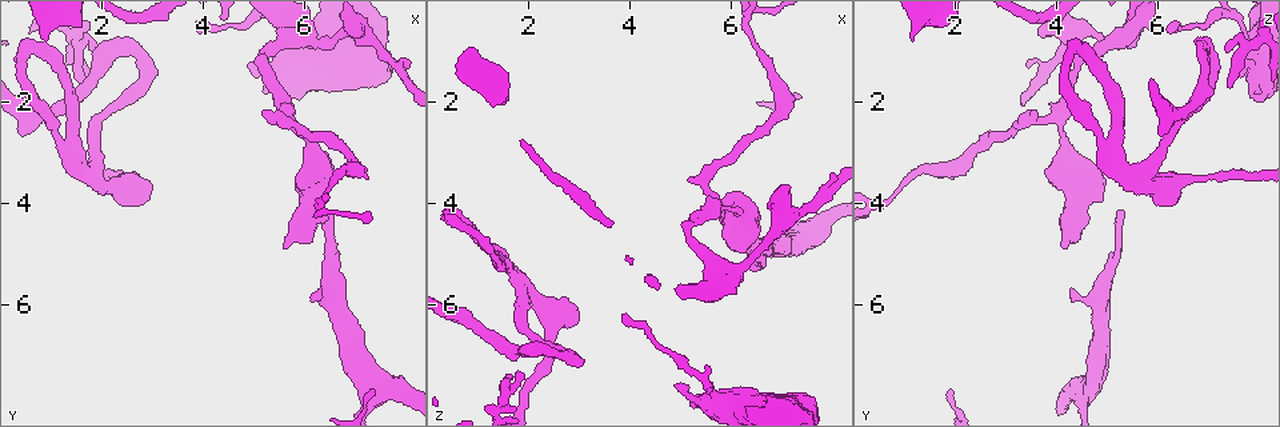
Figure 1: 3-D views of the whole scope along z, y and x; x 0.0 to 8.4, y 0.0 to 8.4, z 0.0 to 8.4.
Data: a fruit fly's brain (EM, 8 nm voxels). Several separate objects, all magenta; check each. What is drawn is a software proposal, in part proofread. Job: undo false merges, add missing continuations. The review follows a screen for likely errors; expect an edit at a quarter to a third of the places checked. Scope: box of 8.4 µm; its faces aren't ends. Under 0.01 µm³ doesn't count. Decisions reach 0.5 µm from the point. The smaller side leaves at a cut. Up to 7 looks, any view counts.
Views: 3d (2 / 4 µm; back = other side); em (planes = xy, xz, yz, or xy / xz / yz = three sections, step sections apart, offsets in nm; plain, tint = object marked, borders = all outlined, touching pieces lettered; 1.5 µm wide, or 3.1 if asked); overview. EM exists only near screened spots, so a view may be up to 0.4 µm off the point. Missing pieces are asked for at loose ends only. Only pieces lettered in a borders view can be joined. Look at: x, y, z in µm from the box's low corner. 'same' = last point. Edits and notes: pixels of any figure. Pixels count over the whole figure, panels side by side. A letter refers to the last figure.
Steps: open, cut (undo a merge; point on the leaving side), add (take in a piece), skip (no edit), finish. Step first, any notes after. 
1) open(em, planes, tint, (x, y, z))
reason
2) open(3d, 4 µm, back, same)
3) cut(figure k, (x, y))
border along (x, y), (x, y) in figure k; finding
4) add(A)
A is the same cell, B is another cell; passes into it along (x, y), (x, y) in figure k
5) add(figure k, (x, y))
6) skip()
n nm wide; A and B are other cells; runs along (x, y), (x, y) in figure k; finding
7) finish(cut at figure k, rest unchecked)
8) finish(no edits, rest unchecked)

open(em, yz, step 8, borders, (1.25, 3.35, 4.95))
two arms at a narrow angle

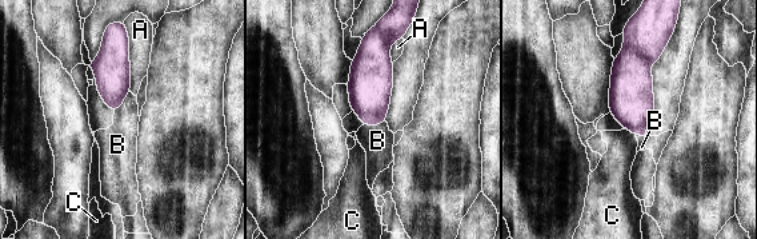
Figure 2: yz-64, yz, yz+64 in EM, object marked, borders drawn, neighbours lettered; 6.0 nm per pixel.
open(em, planes, borders, same)

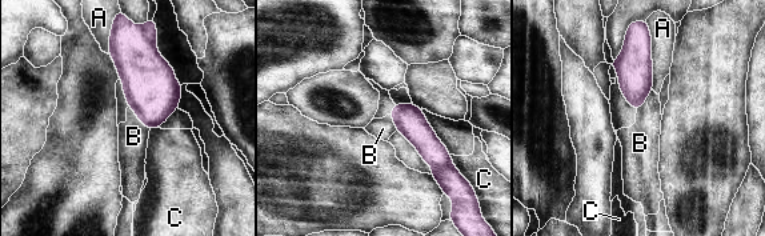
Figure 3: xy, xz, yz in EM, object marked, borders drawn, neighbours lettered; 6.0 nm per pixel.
skip()
A, B and C are other cells; none of them fits

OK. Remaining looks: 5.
open(3d, 4 µm, (5.25, 1.05, 4.80))
calibre changes

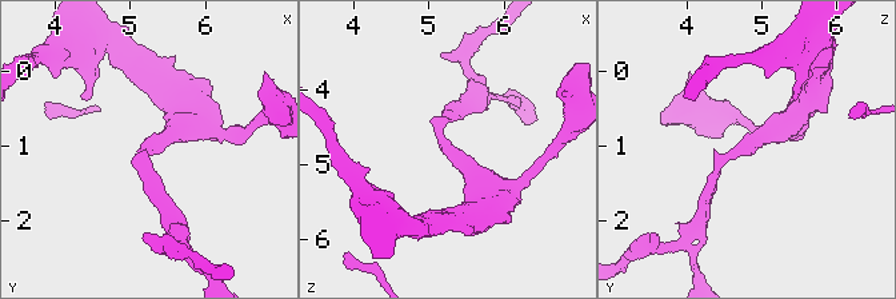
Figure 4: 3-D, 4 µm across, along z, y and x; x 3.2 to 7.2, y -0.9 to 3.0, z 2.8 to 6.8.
open(em, planes, tint, (5.20, 1.05, 4.75))
arms of 170, 380 nm; shape alone is not enough

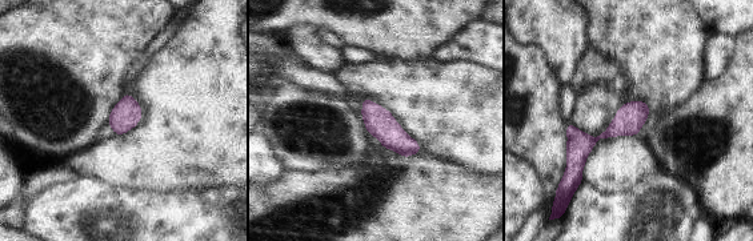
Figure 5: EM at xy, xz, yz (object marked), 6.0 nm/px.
open(em, planes, borders, same)
see the neighbours

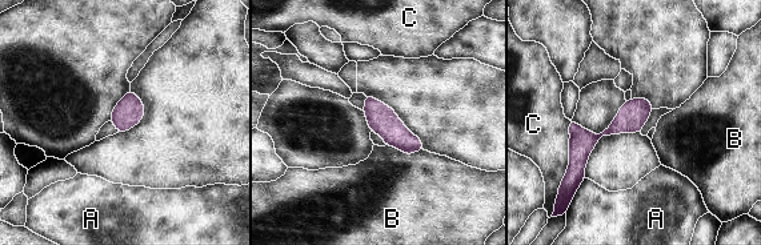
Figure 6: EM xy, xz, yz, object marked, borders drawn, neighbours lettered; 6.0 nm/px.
skip()
C touches over 360 nm; A, B and C are other cells; border along (385, 144), (407, 155), (423, 151) in figure 6; continuous, no second neuron

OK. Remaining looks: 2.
open(em, planes, borders, (6.55, 5.05, 5.15))
calibre changes

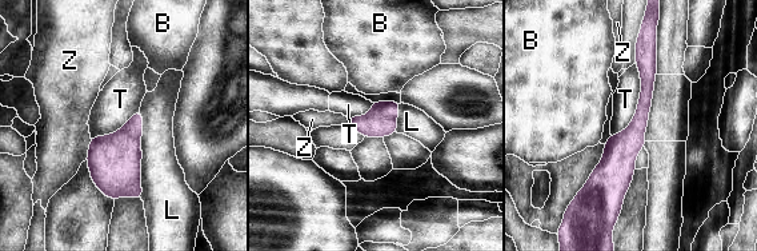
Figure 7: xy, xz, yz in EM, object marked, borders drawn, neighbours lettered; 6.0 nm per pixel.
skip()
L touches over 550 nm; B, L, T and Z are other cells; continuous, no second neuron

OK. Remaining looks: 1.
finish(no edits, rest unchecked)

